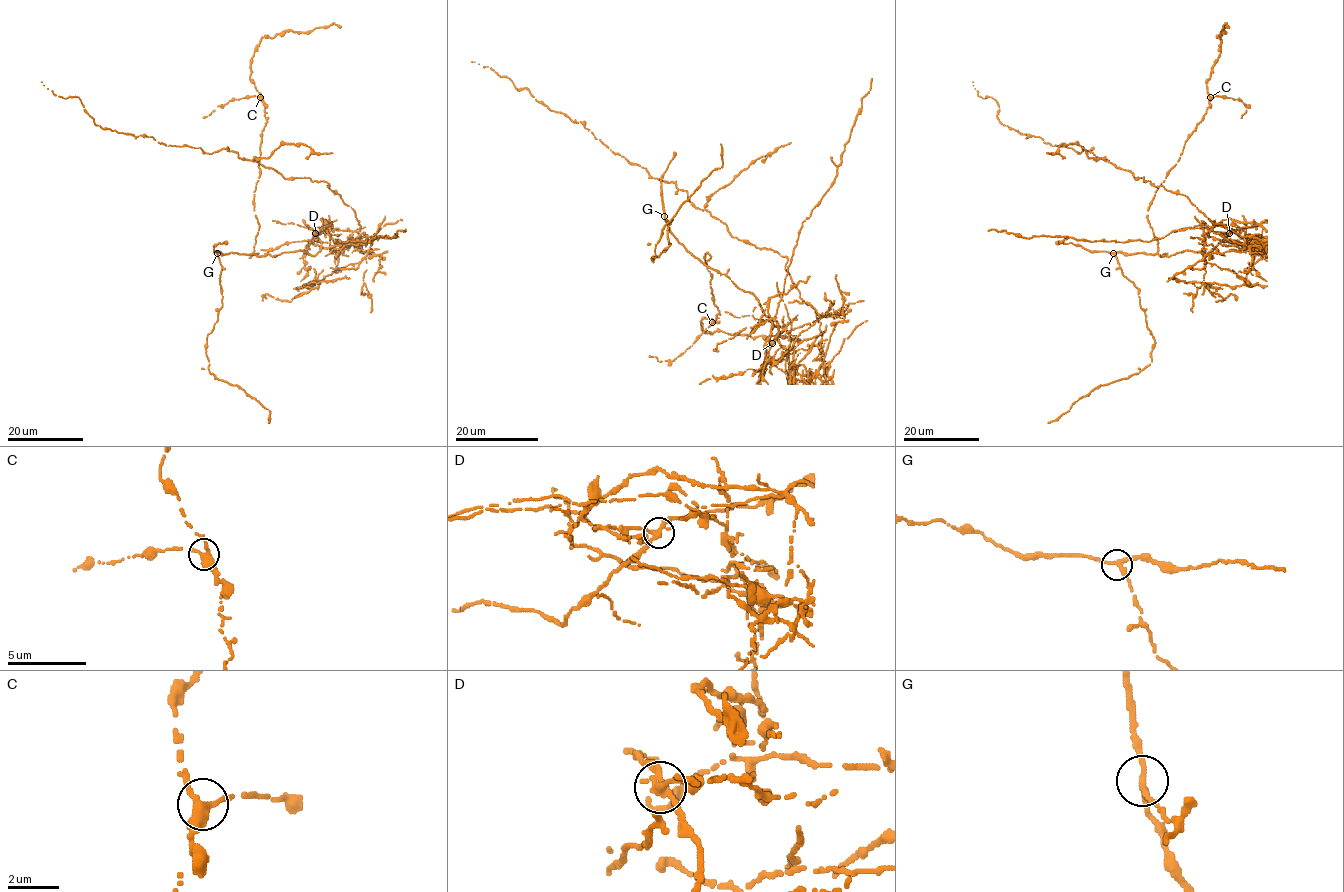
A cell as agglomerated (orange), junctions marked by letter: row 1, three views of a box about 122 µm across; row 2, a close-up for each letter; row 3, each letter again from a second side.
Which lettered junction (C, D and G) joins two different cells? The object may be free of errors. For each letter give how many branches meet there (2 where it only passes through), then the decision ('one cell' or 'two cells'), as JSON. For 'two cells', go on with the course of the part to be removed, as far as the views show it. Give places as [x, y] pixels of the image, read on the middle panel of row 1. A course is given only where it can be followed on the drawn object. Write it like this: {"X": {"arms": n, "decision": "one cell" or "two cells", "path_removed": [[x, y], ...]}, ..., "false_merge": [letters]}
{"C": {"arms": 3, "decision": "one cell"}, "D": {"arms": 3, "decision": "two cells", "path_removed": [[772, 343], [787, 323], [787, 360], [766, 362], [792, 349], [790, 369], [822, 363], [786, 257], [471, 61]]}, "G": {"arms": 3, "decision": "one cell"}, "false_merge": ["D"]}

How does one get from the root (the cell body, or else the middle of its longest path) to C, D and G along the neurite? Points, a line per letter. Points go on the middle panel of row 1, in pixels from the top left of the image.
C: (793, 356), (766, 362), (788, 359), (778, 338), (787, 323), (773, 341), (778, 323), (705, 253), (712, 322)
D: (793, 356), (791, 349), (777, 360), (766, 362), (788, 359), (788, 352), (778, 338), (787, 323), (772, 343)
G: (793, 356), (766, 362), (788, 359), (787, 323), (773, 341), (758, 299), (664, 216)

